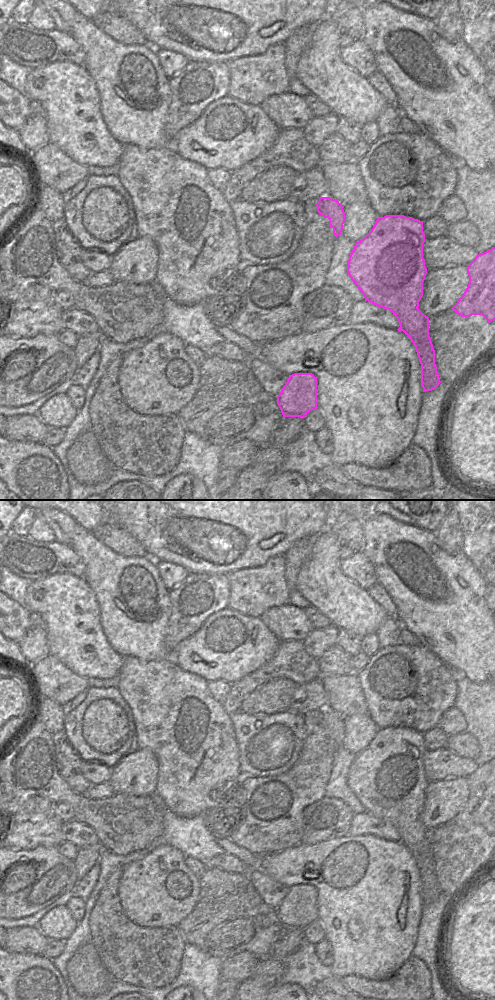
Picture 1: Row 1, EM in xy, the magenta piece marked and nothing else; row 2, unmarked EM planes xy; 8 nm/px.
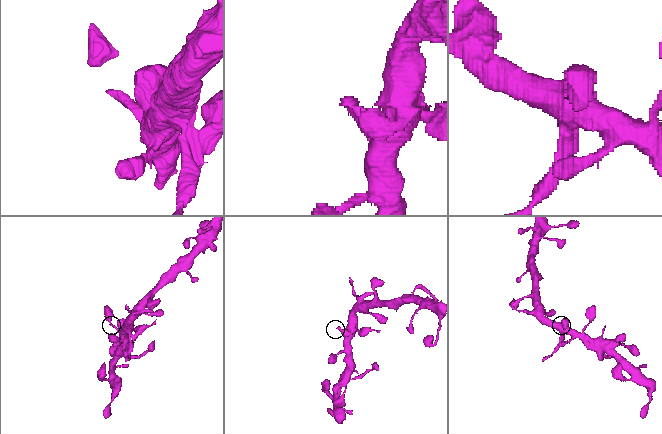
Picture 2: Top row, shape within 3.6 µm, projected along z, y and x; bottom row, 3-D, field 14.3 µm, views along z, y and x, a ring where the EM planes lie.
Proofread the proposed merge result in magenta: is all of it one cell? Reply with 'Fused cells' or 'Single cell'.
Fused cells.

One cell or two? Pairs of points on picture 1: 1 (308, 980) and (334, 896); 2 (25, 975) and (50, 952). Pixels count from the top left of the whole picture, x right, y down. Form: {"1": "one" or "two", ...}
{"1": "two", "2": "two"}

